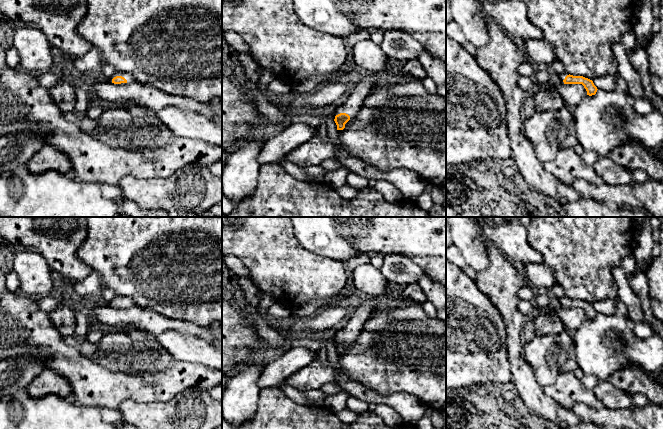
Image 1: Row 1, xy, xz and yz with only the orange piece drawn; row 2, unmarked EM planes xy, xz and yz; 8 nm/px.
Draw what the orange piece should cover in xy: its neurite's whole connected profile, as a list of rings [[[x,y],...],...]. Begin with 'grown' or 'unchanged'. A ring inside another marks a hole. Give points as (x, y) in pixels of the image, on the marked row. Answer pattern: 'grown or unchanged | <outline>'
grown | [[[116,72],[106,80],[114,84],[121,84],[121,85],[131,84],[136,82],[134,76],[128,72]]]

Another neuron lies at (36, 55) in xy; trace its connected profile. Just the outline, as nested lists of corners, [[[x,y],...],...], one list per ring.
[[[14,25],[12,46],[18,51],[22,70],[38,74],[54,70],[57,66],[57,54],[38,28]]]

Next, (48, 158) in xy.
[[[44,146],[31,157],[25,166],[35,175],[40,175],[46,171],[67,174],[71,171],[72,163],[67,155],[55,147]]]

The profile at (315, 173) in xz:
[[[320,165],[305,166],[303,170],[310,182],[323,182],[326,174],[326,171]]]

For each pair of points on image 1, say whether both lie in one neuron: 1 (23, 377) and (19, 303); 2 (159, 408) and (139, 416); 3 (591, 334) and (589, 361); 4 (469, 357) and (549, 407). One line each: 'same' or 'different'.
1: different
2: same
3: same
4: different

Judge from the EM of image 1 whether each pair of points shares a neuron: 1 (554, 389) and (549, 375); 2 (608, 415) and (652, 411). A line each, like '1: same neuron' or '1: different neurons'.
1: different neurons
2: same neuron

